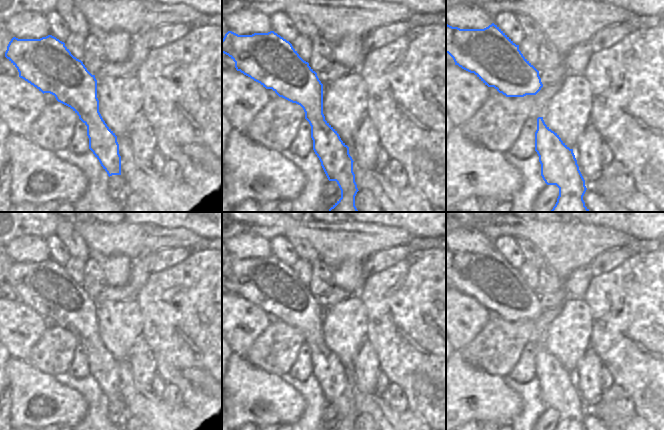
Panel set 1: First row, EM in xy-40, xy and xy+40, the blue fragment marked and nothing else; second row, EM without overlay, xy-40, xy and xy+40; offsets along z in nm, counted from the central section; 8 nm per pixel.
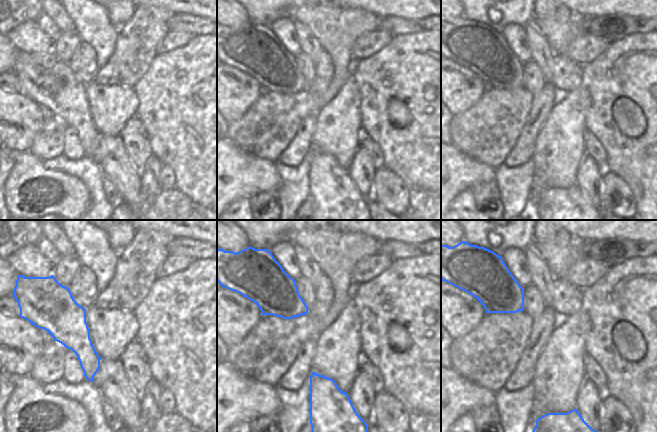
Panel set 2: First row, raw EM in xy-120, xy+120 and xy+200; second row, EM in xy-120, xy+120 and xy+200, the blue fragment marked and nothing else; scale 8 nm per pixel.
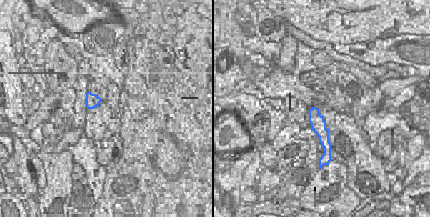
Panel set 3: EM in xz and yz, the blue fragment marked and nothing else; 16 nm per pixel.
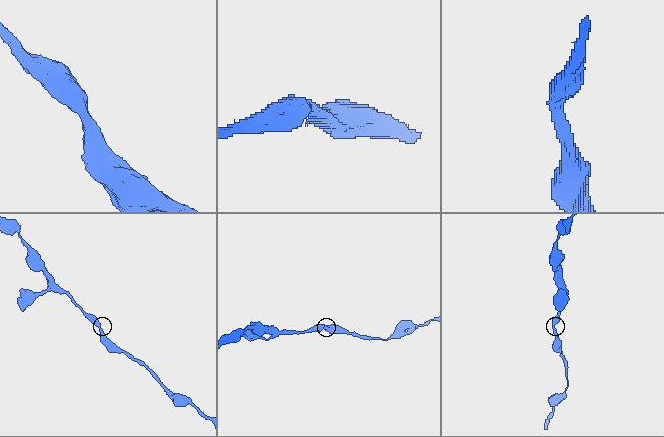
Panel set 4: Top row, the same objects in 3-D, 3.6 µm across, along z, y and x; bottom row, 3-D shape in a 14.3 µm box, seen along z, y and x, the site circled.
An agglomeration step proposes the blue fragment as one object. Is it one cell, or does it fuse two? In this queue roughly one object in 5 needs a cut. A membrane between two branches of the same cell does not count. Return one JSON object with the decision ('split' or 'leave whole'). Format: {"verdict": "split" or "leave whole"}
{"verdict": "leave whole"}

